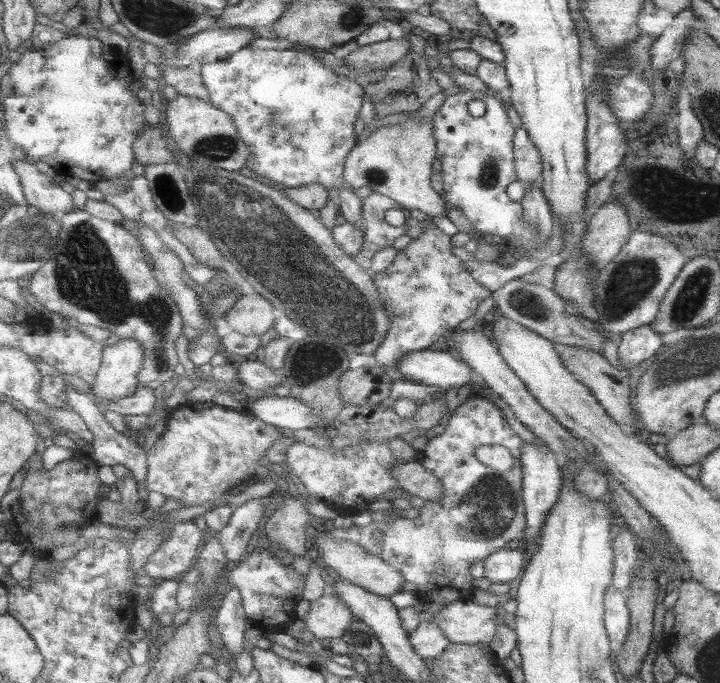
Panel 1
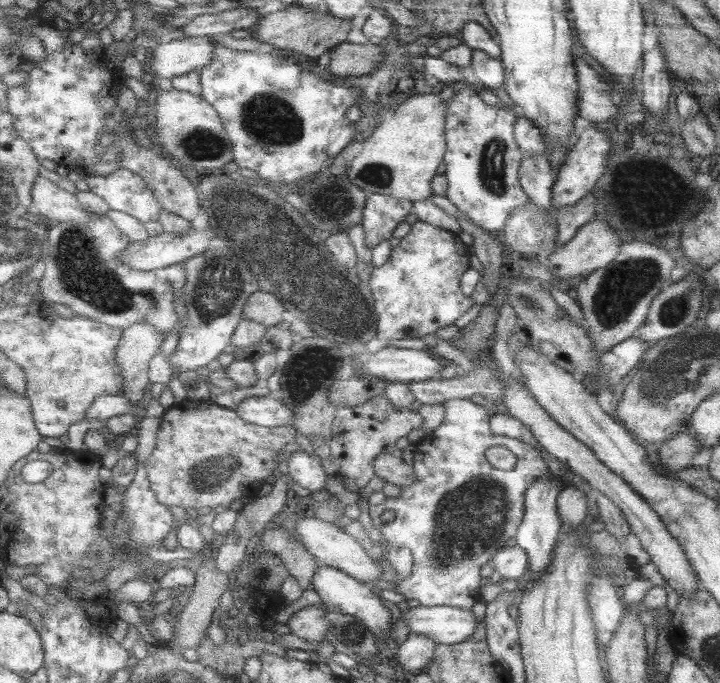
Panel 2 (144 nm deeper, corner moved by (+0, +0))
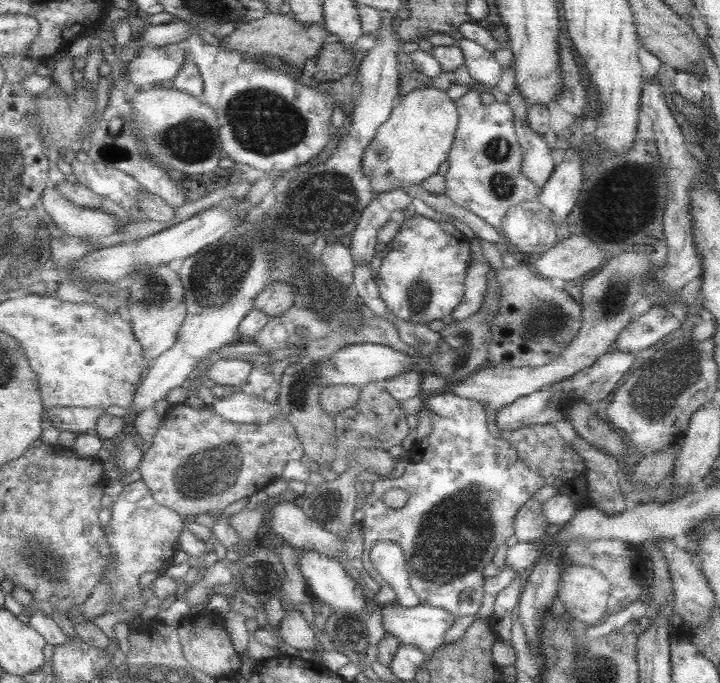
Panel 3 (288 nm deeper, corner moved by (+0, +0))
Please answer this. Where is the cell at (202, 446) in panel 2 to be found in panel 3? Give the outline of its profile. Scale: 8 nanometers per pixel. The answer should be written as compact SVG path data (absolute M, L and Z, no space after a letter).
M181 404L167 410L167 416L153 440L151 450L145 452L139 470L141 480L147 482L147 486L155 494L155 500L163 504L163 508L171 508L183 518L193 518L199 514L219 514L233 502L241 498L251 498L255 492L279 480L289 462L297 460L305 460L305 450L299 432L283 416L273 418L273 422L269 424L233 424L217 418L207 408L197 410Z

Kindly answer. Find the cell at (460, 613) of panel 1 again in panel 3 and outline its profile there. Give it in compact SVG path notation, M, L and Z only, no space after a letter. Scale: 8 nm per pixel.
M391 604L383 608L385 630L395 638L399 638L401 646L415 644L429 658L443 646L445 634L455 618L457 616L453 616L443 608L425 604L419 604L415 608Z

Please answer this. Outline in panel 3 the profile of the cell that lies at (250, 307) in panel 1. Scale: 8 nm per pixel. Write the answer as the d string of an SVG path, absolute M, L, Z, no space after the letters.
M273 282L259 298L255 300L255 310L263 310L271 318L277 318L285 314L289 308L297 304L297 294L291 284L283 282Z

